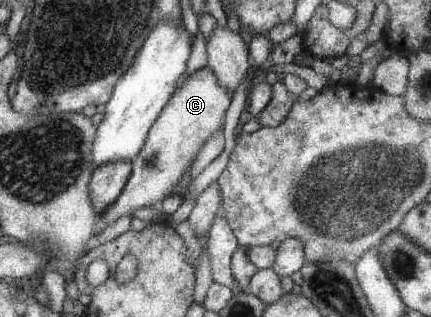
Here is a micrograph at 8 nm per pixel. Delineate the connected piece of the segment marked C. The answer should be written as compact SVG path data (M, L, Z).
M208 66L193 71L183 79L162 108L161 114L149 127L142 147L131 161L131 172L121 192L98 215L105 227L112 225L122 215L132 217L132 211L140 207L157 206L171 194L182 174L189 171L202 143L212 133L223 129L223 115L232 94L217 84L215 75Z

